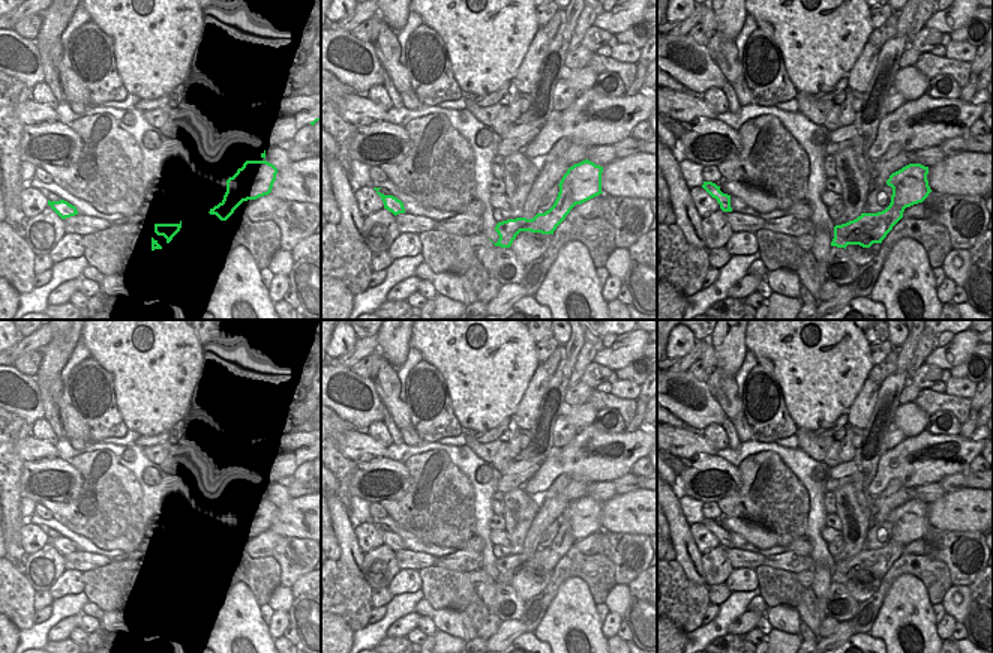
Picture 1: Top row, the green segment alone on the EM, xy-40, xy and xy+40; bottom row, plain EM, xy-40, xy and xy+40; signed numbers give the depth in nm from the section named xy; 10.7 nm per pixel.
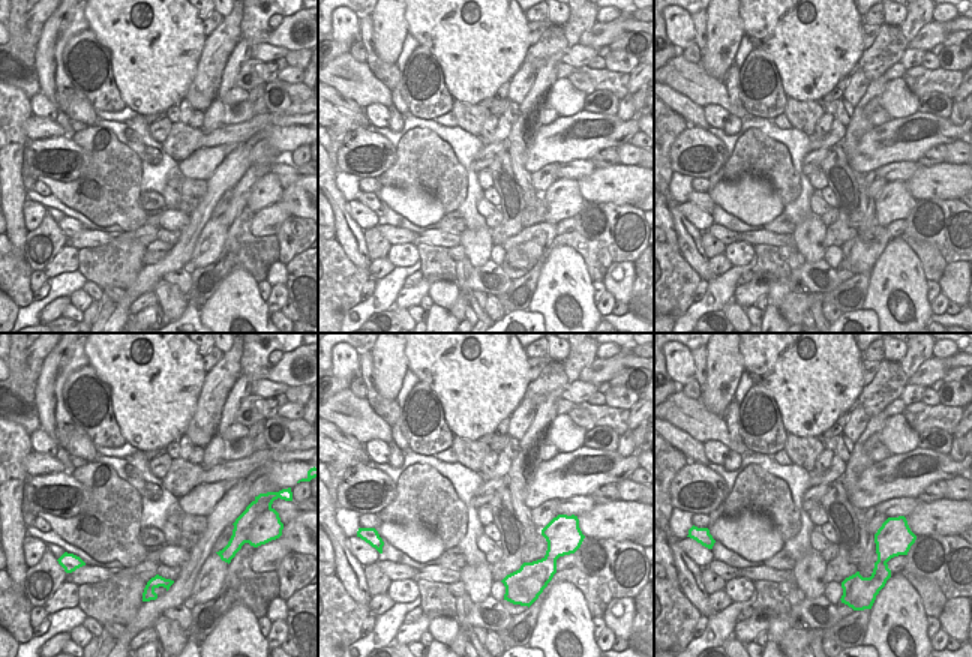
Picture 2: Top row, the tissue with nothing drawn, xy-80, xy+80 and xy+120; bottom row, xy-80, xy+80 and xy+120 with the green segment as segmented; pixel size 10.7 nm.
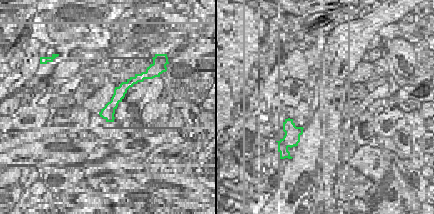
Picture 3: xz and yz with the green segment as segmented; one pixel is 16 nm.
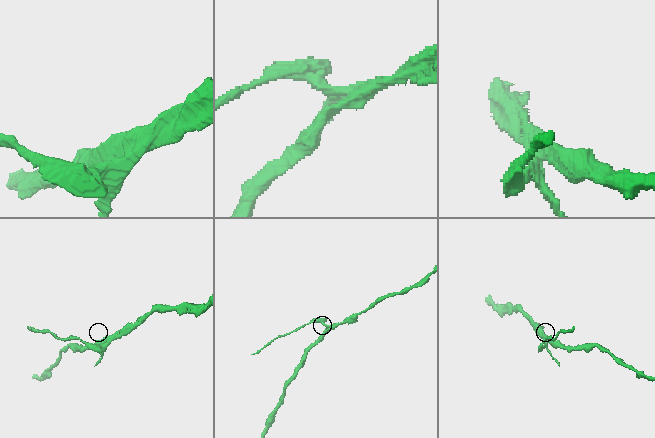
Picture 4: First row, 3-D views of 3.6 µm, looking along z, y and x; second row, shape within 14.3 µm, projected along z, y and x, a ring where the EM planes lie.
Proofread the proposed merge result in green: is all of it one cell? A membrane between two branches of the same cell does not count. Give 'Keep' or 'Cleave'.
Cleave.

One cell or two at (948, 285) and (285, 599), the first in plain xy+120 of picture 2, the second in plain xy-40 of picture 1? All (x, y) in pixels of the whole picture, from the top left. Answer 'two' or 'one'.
one

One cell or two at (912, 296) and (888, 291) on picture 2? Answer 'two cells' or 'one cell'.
one cell

